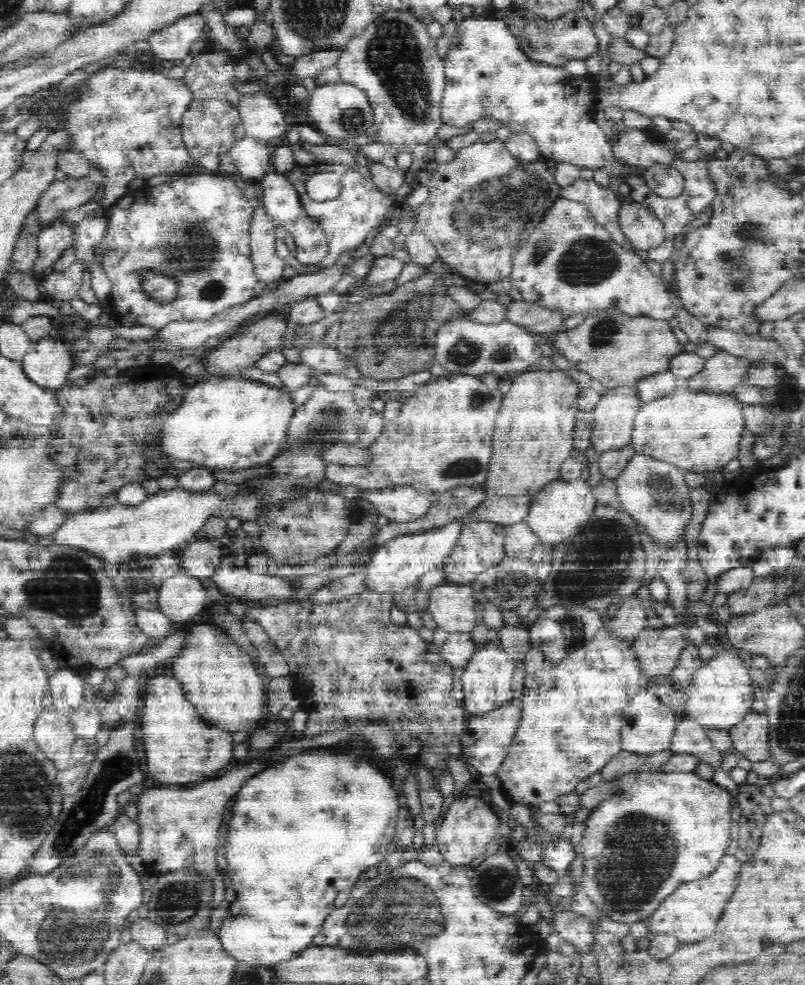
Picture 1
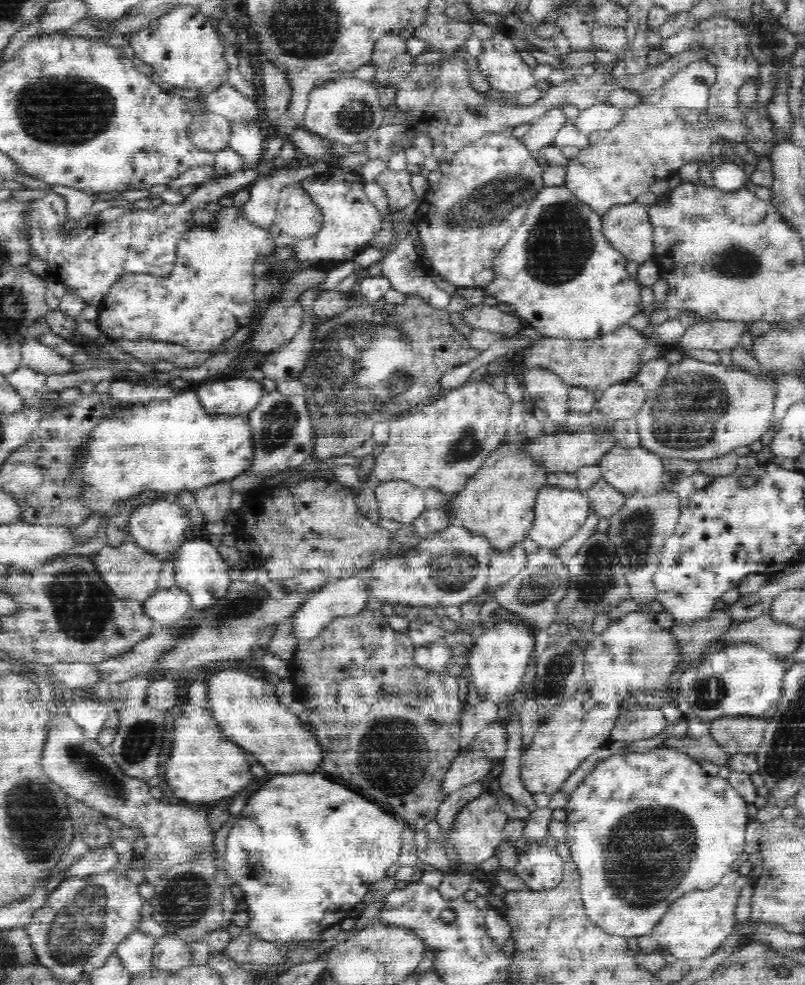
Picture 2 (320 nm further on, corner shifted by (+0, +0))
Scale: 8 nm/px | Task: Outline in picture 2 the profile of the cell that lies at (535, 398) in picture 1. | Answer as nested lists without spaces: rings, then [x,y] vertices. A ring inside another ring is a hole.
[[[523,421],[519,426],[522,426],[522,430],[519,428],[518,434],[522,436],[517,434],[512,442],[500,442],[494,450],[490,450],[482,466],[448,506],[449,510],[453,510],[459,525],[488,535],[492,547],[500,551],[506,551],[510,545],[527,537],[535,519],[538,493],[547,484],[547,476],[550,474],[545,460],[531,454],[530,446],[534,438],[526,437]]]

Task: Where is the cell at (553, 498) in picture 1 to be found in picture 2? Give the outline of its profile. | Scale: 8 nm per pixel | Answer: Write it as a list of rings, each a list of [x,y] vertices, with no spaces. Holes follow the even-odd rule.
[[[544,485],[535,502],[535,519],[527,533],[527,538],[538,544],[540,548],[554,549],[577,534],[588,516],[591,502],[585,492],[578,488],[560,488]]]

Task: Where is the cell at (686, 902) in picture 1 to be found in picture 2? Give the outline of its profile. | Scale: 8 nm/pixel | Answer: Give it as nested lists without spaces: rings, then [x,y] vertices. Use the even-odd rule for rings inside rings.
[[[730,870],[724,874],[716,886],[706,890],[692,890],[690,894],[685,894],[680,900],[673,902],[656,926],[648,934],[642,935],[642,938],[648,936],[646,942],[650,944],[654,944],[656,940],[657,946],[665,948],[676,959],[686,961],[689,958],[702,958],[703,960],[704,956],[710,956],[732,932],[736,902],[738,898],[746,894],[748,887],[750,882],[746,880],[744,874]]]

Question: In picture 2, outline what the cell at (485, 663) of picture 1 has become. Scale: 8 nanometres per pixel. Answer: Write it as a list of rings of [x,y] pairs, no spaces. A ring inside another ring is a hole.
[[[506,622],[497,623],[477,636],[468,662],[471,673],[470,685],[476,686],[480,700],[498,705],[514,697],[525,675],[534,644],[532,633],[526,631],[524,625]]]

